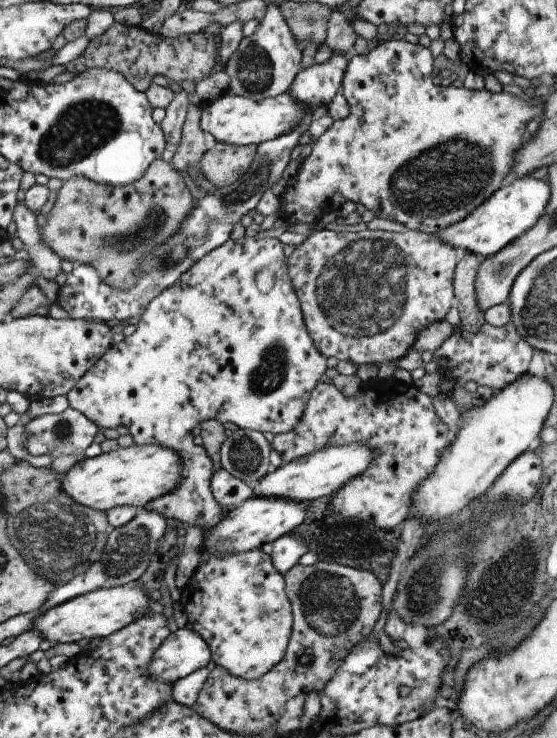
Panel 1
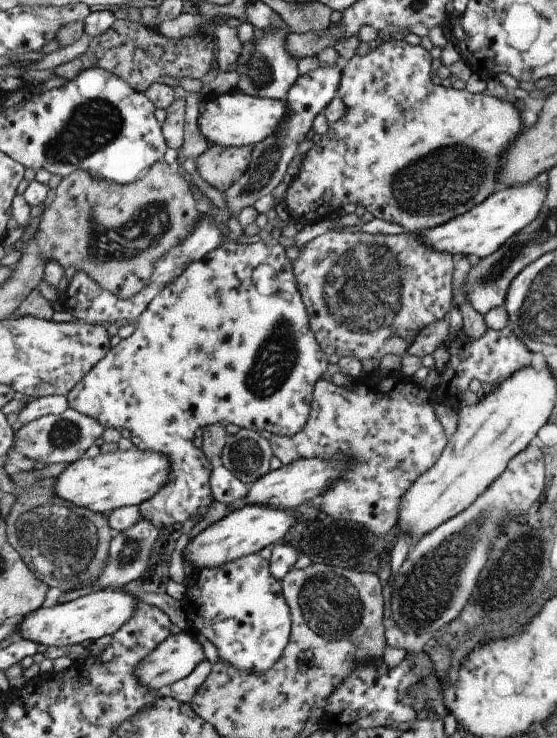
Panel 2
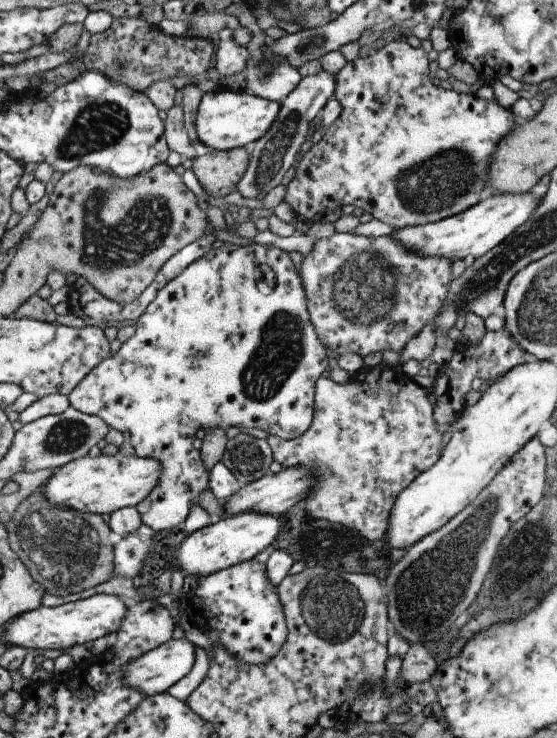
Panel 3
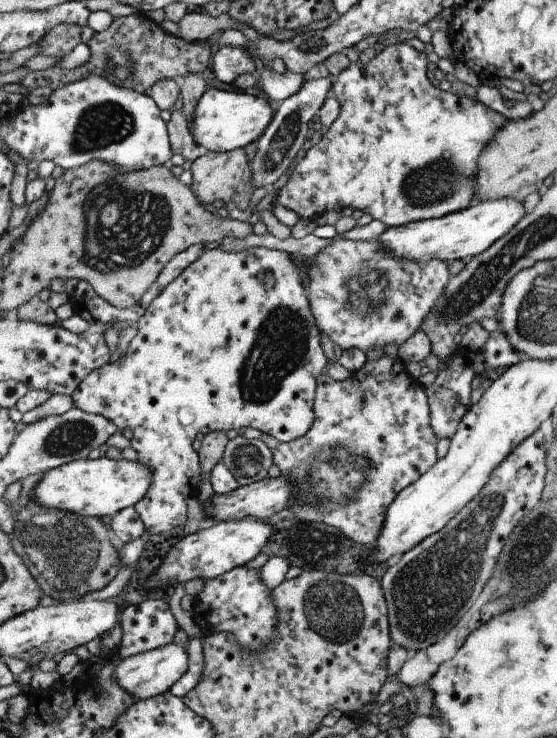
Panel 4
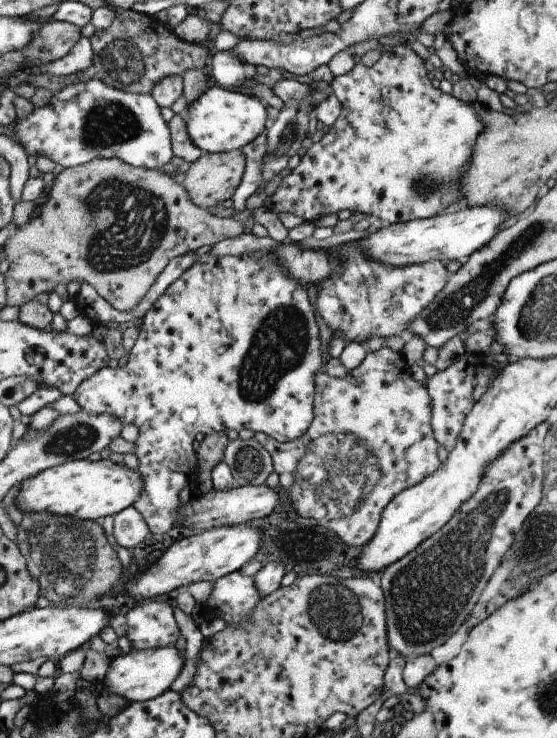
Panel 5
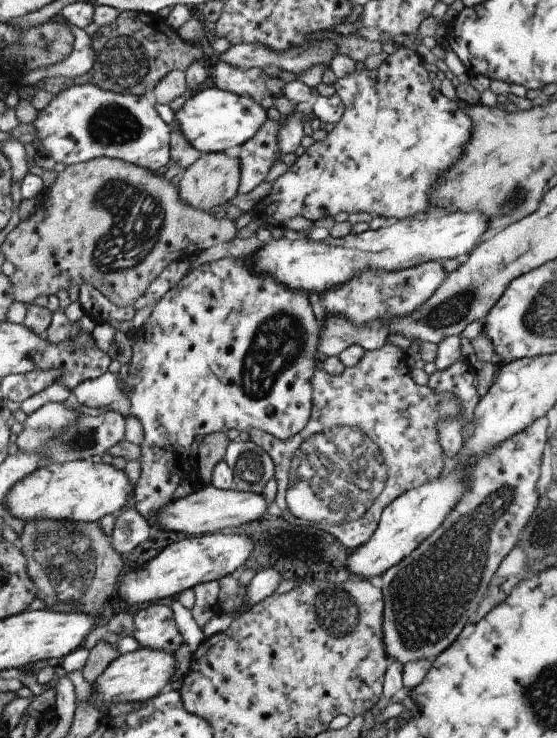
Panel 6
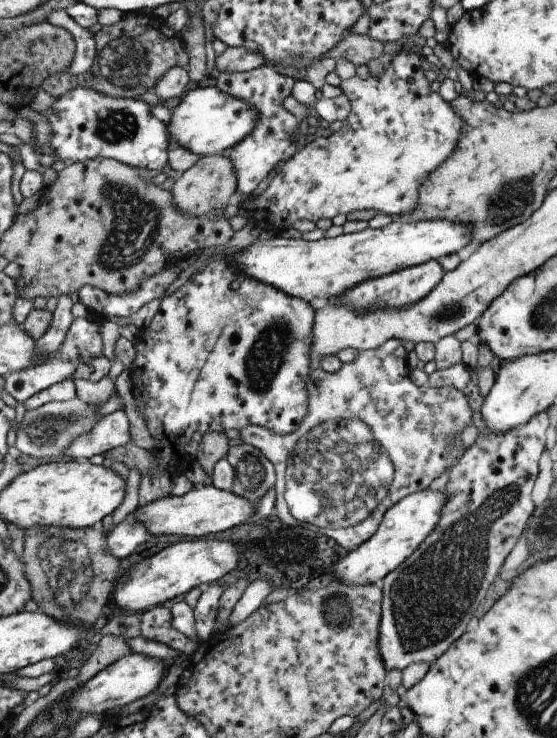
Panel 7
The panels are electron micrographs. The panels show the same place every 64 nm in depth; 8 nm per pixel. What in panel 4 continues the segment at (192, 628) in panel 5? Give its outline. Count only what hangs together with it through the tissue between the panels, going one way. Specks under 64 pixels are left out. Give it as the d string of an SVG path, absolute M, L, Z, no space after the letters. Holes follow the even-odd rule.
M189 637L186 650L188 650L188 670L170 687L170 692L178 698L186 696L198 684L204 672L203 642L199 638Z

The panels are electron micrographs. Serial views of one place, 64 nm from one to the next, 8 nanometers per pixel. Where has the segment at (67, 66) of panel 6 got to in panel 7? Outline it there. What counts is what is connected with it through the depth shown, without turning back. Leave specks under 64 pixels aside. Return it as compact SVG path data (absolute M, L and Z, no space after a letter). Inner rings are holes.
M66 8L54 10L50 13L47 22L57 27L62 27L72 33L74 42L77 45L77 54L66 70L67 74L82 74L92 68L92 62L96 58L96 42L93 34L86 28L82 28L78 22L74 22Z

